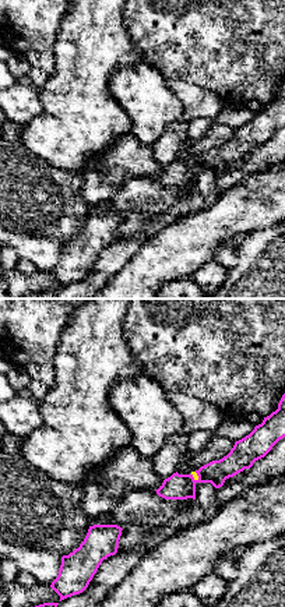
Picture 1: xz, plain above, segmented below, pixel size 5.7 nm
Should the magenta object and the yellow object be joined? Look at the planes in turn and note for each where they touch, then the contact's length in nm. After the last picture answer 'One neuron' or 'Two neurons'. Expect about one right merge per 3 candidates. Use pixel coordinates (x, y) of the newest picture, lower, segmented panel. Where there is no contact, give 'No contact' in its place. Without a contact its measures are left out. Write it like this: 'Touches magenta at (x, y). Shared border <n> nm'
Touches magenta at (193, 477). Shared border 60 nm

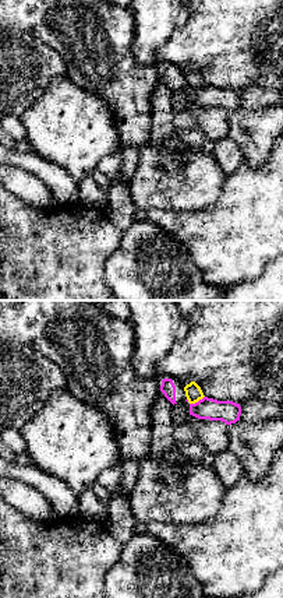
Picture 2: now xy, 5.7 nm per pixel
Touches magenta at (195, 403). Shared border 110 nm

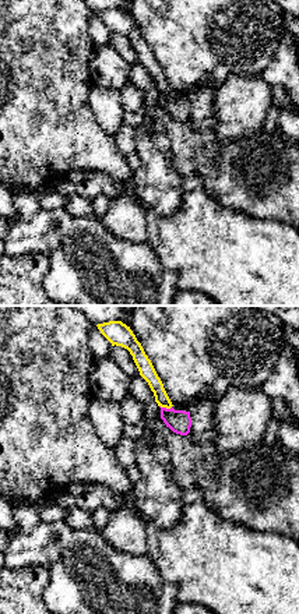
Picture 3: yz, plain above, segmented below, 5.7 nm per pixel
Touches magenta at (165, 408). Shared border 70 nm

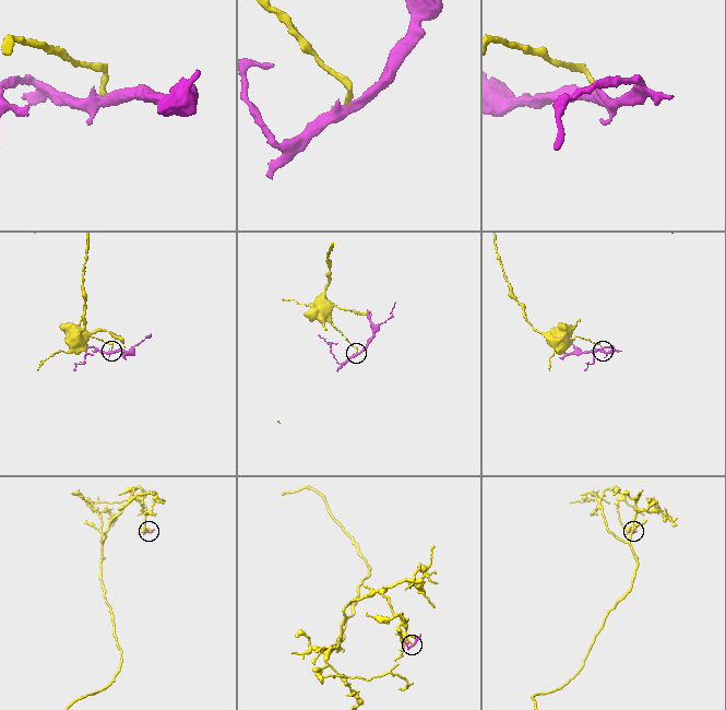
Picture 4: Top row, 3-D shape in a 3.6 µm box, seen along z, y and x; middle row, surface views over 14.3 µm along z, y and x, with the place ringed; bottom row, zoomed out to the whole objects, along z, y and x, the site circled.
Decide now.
Two neurons

